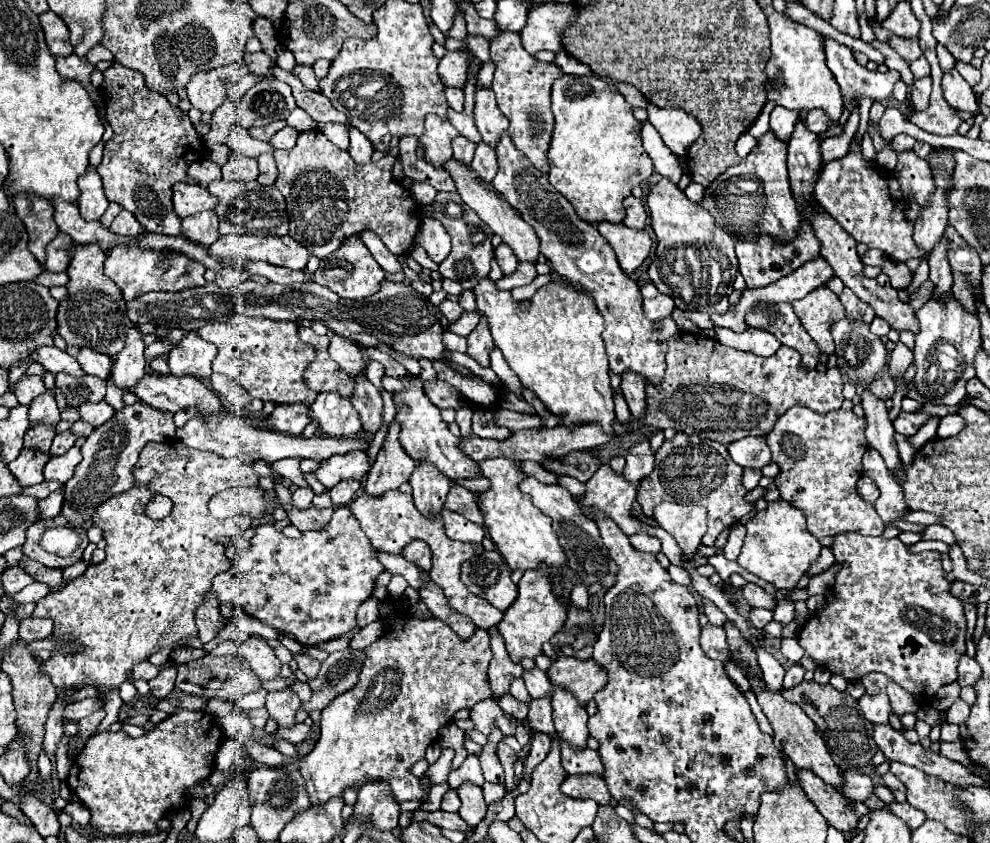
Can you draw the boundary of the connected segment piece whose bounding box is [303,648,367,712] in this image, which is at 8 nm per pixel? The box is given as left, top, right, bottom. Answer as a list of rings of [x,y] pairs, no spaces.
[[[349,648],[329,654],[329,658],[321,664],[315,680],[309,680],[313,696],[309,702],[303,702],[303,708],[307,712],[323,710],[333,698],[351,690],[359,680],[365,660],[367,656],[363,654],[363,650]]]

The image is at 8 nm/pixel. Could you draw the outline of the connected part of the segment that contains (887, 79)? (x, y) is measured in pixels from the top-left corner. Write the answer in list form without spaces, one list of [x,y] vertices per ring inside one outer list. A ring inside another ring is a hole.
[[[823,36],[823,48],[827,66],[841,86],[845,106],[849,106],[851,102],[861,102],[861,98],[865,96],[869,96],[871,100],[883,100],[883,96],[891,96],[893,84],[901,78],[897,70],[889,70],[887,74],[879,70],[867,70],[865,66],[857,64],[853,52],[847,46],[829,36]]]

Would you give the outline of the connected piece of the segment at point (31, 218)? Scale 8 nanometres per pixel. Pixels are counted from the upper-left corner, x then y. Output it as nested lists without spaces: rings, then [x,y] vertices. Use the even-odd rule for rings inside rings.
[[[17,196],[13,202],[15,214],[21,218],[29,234],[29,252],[41,266],[45,266],[45,248],[59,232],[53,218],[53,204],[47,204],[47,200],[27,200],[27,196]]]

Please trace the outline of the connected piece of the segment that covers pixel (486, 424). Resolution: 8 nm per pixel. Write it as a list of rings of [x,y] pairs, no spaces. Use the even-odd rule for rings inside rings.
[[[479,410],[473,416],[473,434],[481,436],[481,438],[497,438],[497,440],[503,440],[503,438],[511,436],[511,430],[495,426],[491,410]]]

